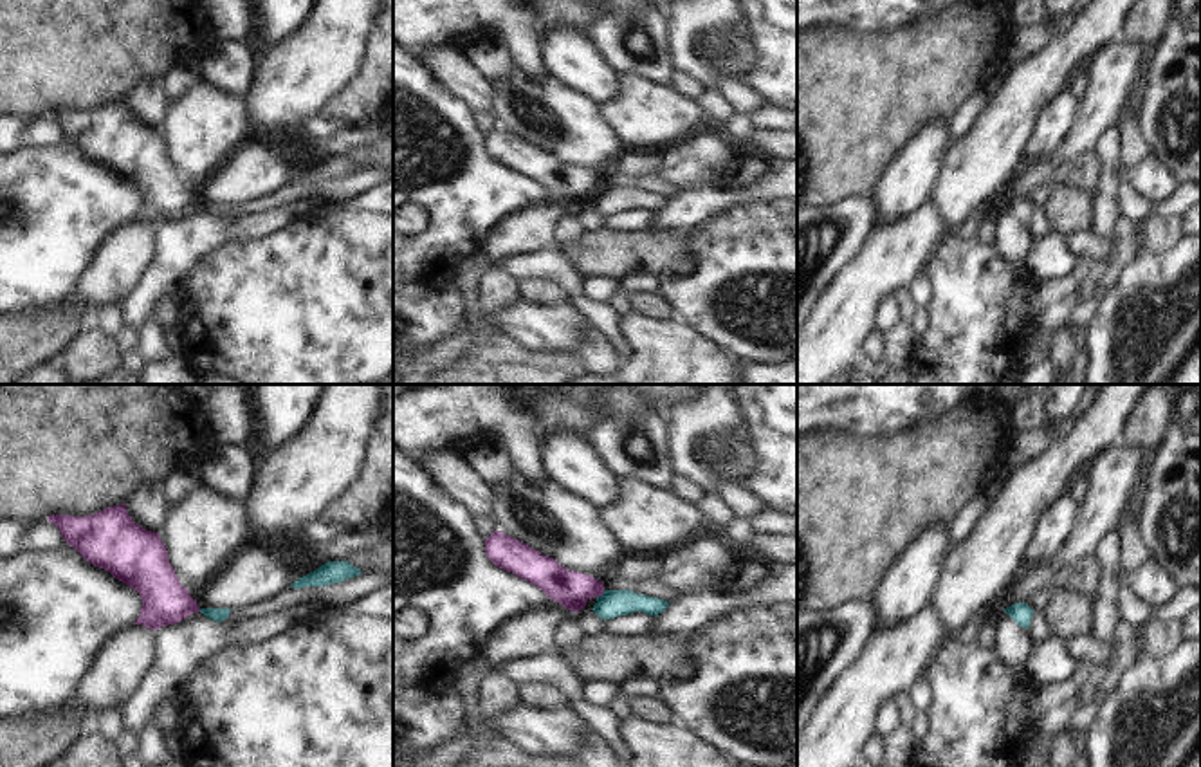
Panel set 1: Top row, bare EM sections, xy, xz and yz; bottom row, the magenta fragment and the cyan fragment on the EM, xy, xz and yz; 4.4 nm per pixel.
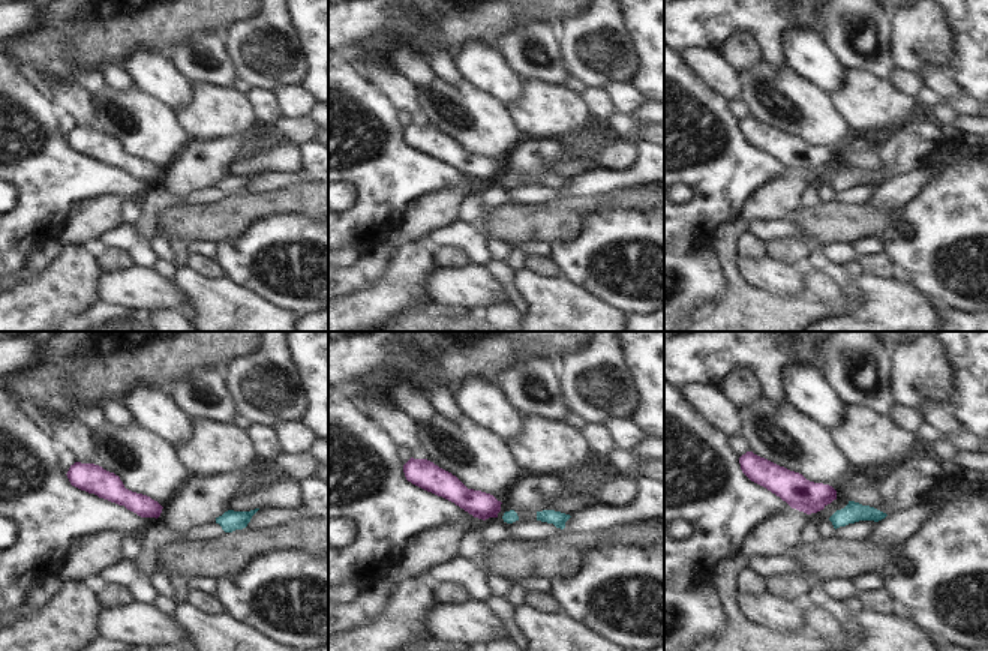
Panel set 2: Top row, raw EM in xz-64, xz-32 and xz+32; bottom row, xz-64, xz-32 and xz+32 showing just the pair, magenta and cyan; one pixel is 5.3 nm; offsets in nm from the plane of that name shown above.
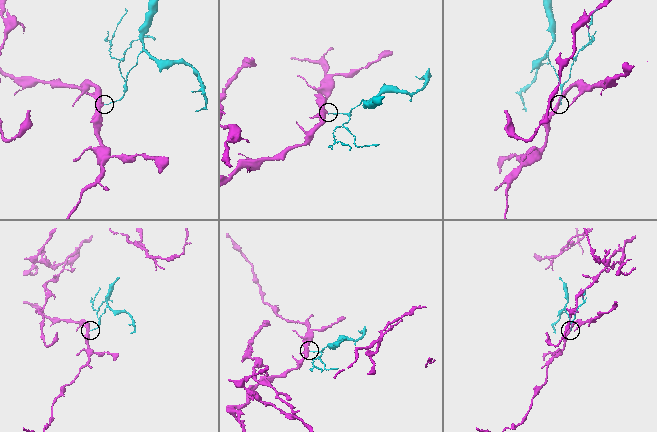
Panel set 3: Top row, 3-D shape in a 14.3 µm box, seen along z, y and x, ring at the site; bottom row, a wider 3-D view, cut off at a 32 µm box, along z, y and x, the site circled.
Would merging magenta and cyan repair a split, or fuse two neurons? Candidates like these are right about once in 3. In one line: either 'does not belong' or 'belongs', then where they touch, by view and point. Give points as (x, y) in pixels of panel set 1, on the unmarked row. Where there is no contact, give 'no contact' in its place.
does not belong; meets magenta in xz at (601, 190)

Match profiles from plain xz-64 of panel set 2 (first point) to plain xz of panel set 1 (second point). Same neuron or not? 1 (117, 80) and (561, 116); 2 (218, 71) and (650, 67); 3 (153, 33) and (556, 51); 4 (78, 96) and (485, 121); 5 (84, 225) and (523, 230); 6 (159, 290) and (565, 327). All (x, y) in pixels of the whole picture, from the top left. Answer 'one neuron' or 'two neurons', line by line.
1: two neurons
2: one neuron
3: two neurons
4: two neurons
5: one neuron
6: one neuron

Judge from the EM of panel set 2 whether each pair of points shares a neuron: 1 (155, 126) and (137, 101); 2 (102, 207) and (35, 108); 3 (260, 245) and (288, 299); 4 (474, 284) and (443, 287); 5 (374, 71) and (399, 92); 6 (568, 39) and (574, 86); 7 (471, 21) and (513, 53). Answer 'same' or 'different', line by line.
1: same
2: different
3: same
4: same
5: same
6: different
7: different

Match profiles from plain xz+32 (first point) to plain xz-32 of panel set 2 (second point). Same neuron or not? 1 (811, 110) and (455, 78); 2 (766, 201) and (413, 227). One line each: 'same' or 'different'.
1: different
2: same

